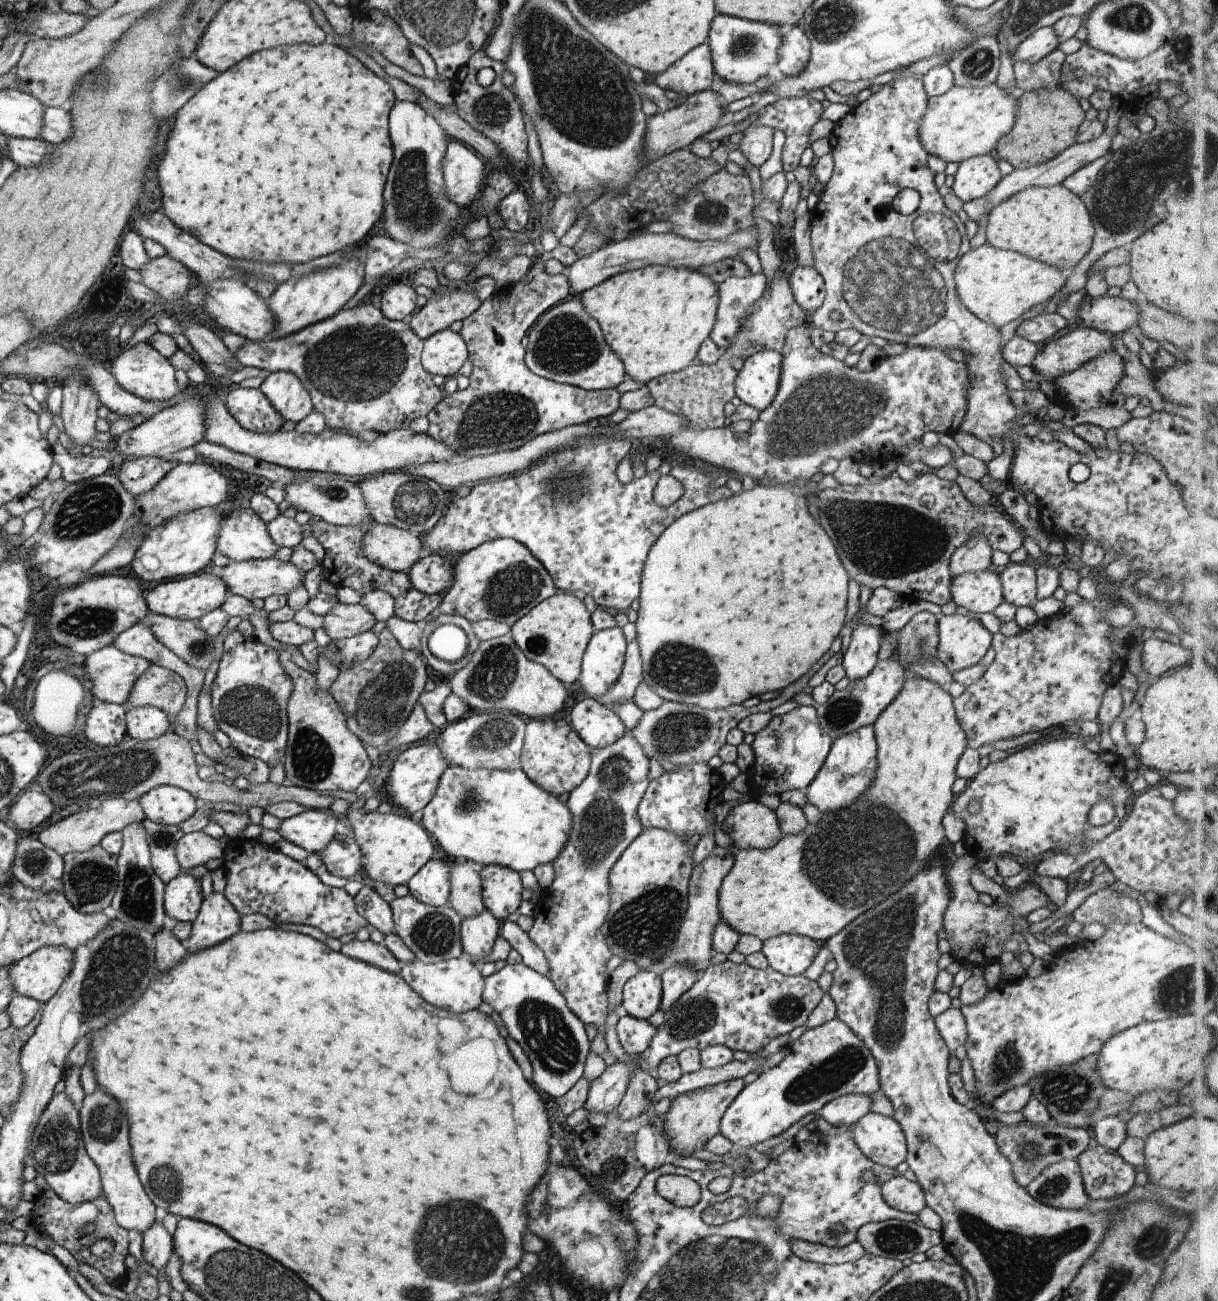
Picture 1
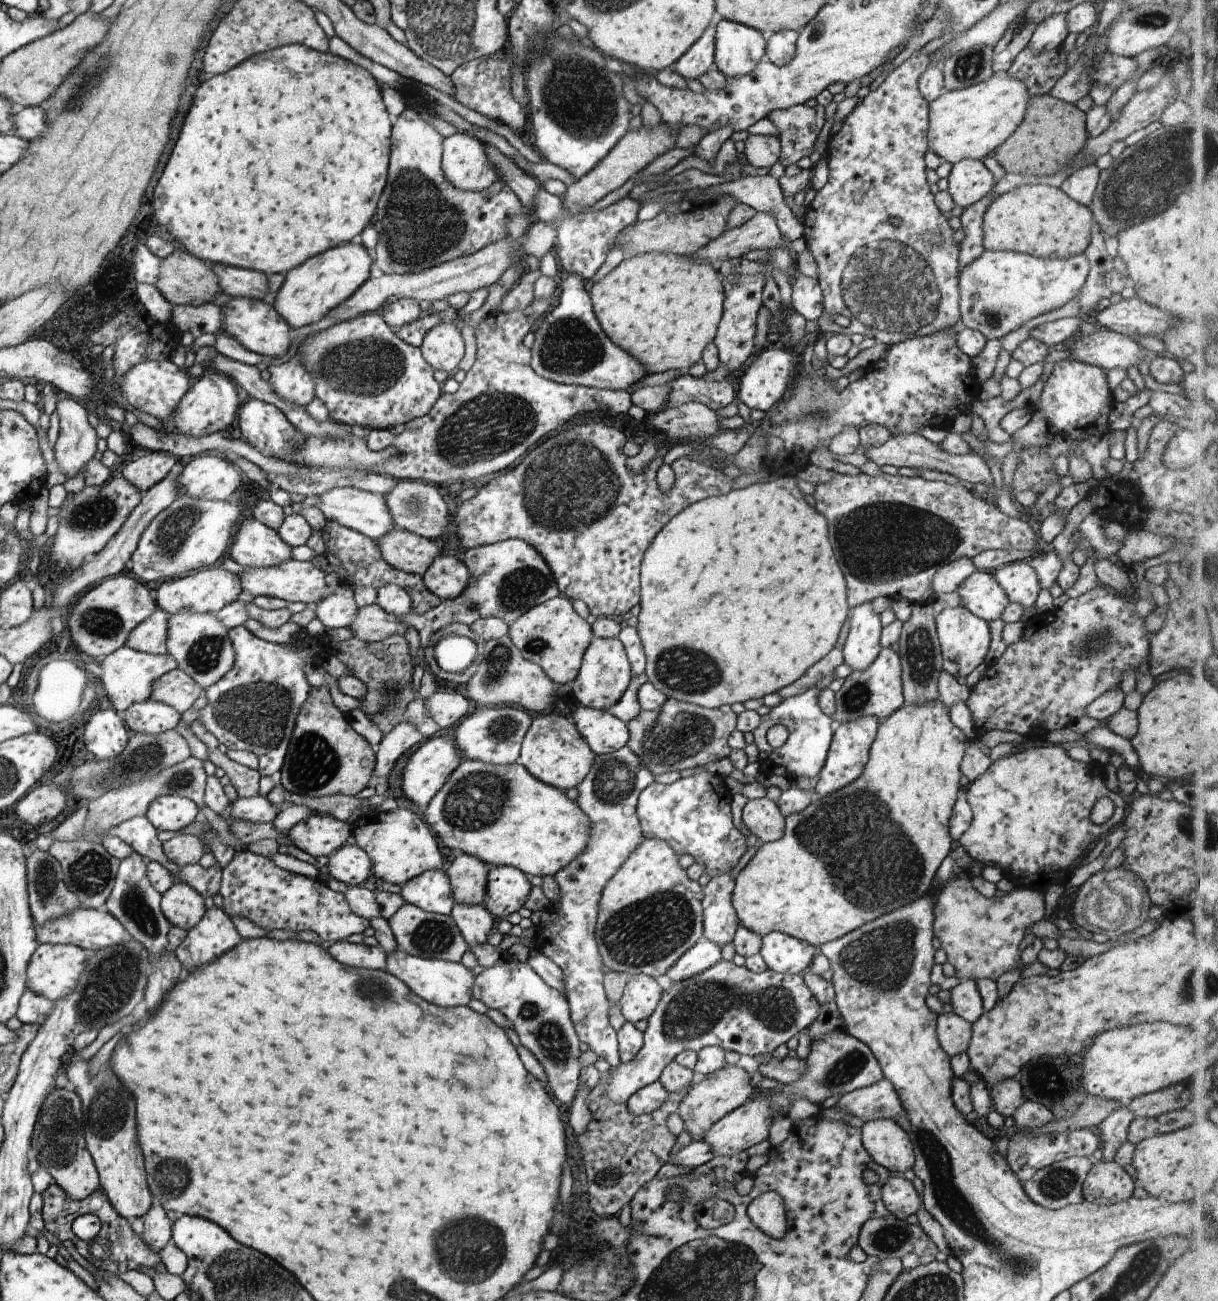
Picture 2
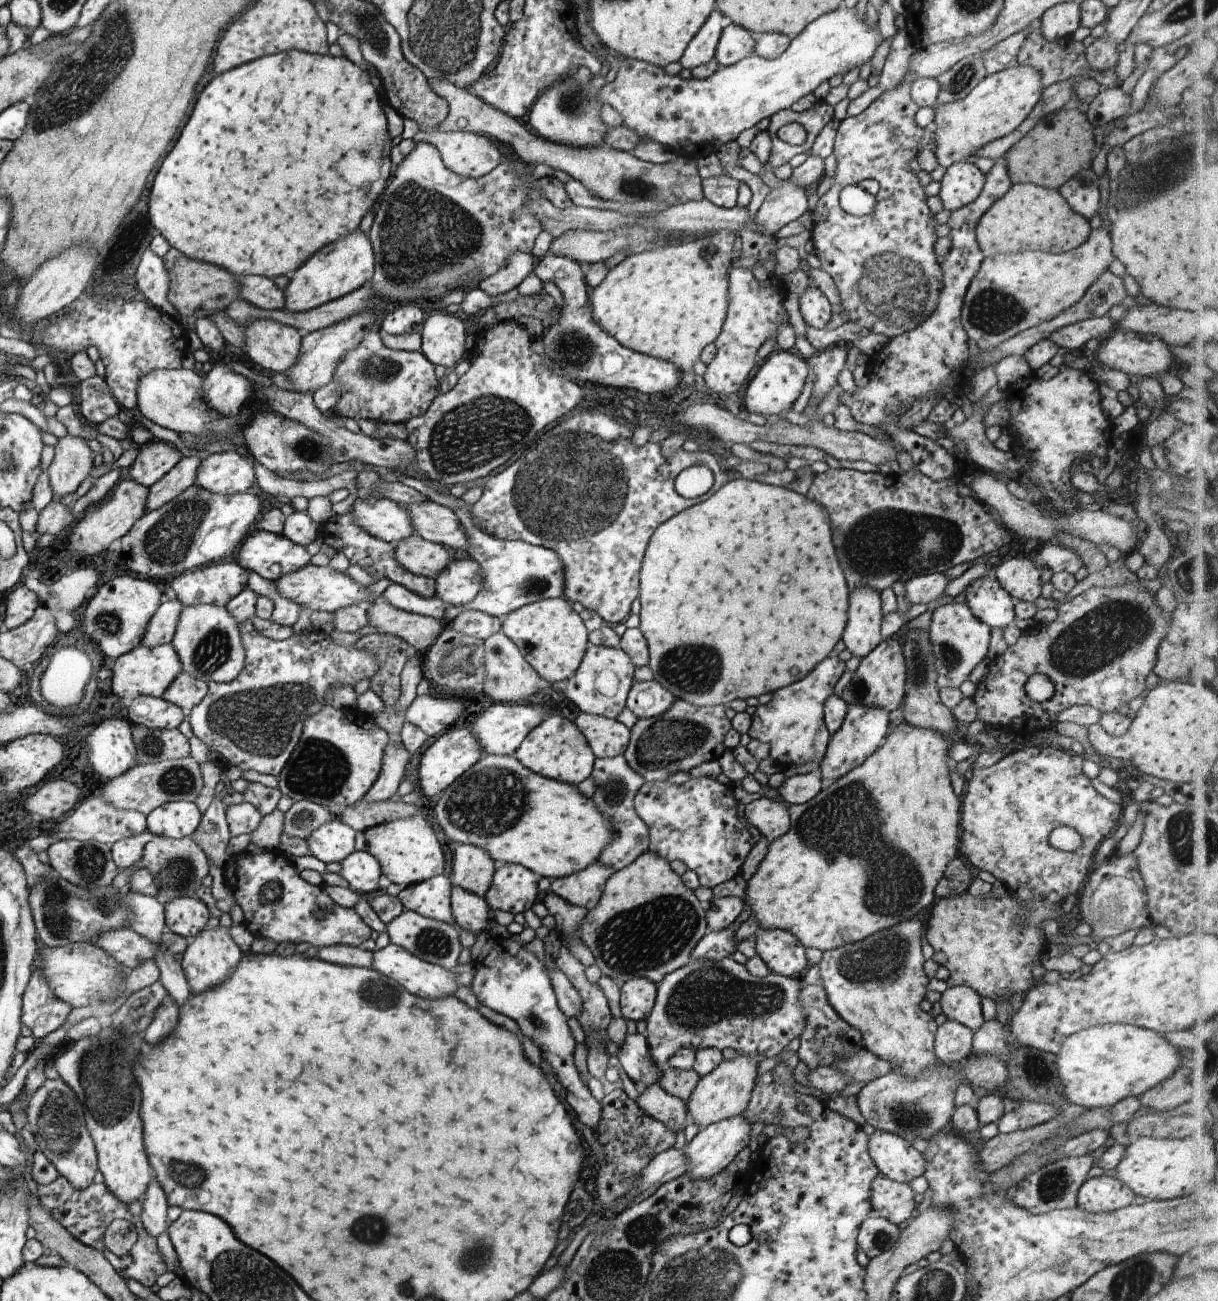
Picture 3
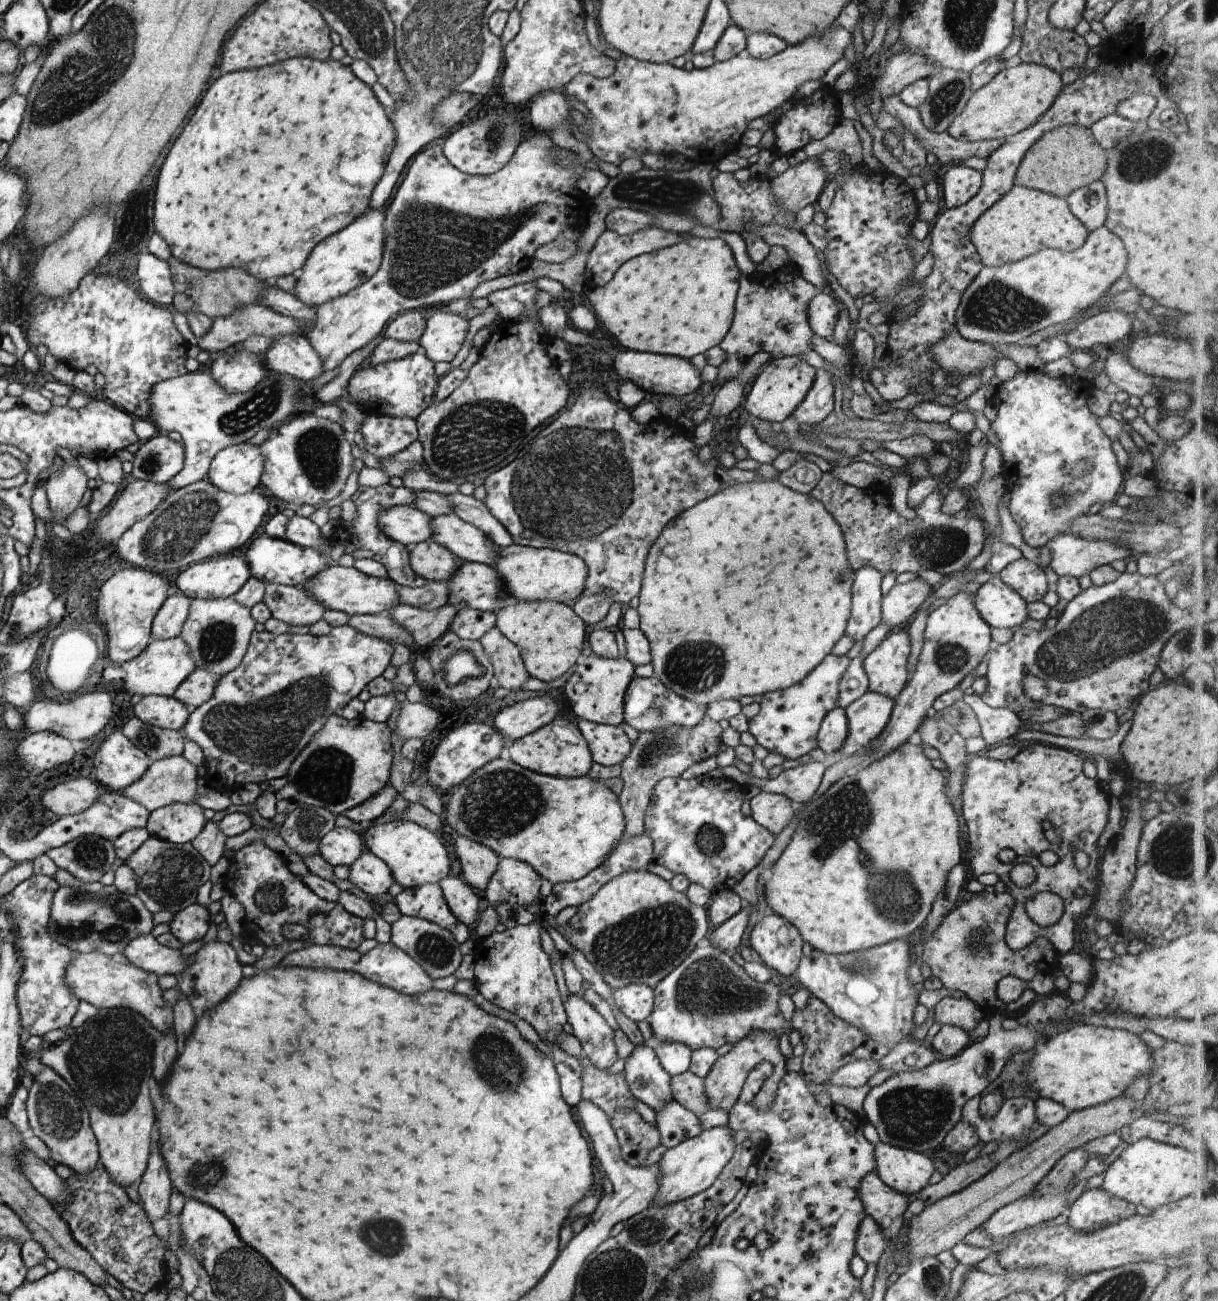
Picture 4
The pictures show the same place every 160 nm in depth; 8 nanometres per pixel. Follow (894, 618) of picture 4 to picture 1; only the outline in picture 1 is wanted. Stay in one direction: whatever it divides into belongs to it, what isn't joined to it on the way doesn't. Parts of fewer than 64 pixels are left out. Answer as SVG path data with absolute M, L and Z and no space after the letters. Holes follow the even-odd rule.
M980 535L970 537L961 544L949 558L949 576L964 574L965 572L983 571L991 568L993 563L993 548Z

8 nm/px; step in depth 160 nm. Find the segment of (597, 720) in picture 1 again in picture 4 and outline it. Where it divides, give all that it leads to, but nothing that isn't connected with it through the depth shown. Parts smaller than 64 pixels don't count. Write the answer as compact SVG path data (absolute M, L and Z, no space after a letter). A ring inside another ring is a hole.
M584 719L577 721L577 725L586 739L593 762L614 766L630 754L632 742L621 726L596 724Z

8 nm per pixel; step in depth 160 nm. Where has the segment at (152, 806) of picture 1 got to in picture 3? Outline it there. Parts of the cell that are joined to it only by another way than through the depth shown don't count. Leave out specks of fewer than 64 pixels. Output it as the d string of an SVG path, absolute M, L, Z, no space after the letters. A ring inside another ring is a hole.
M168 801L146 815L147 830L155 835L181 839L194 834L199 828L202 816L196 803Z

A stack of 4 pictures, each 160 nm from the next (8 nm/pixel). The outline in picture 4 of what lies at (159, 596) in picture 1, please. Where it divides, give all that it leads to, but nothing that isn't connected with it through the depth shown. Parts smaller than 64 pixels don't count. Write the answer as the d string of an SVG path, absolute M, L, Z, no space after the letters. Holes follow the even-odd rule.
M228 553L191 565L176 578L176 586L192 600L223 599L238 593L251 577L247 560Z

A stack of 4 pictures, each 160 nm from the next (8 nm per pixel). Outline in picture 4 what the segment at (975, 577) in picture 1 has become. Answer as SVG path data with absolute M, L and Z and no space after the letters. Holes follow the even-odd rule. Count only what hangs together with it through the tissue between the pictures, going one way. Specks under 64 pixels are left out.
M997 575L974 594L976 610L992 629L1018 628L1027 619L1027 602Z

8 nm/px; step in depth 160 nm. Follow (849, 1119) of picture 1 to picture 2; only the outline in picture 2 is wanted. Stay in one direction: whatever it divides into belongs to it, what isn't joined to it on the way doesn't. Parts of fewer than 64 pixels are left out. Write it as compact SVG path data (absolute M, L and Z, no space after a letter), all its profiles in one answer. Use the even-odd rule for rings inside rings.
M885 1078L876 1084L843 1094L834 1106L845 1115L860 1118L864 1122L892 1119L896 1115L907 1116L898 1093Z

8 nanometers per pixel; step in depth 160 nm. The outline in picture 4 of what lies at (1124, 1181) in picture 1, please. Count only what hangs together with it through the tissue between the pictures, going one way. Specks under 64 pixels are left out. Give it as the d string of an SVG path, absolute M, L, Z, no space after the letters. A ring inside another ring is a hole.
M1102 1187L1085 1190L1068 1206L1068 1221L1074 1230L1093 1231L1136 1213L1136 1205L1113 1197Z

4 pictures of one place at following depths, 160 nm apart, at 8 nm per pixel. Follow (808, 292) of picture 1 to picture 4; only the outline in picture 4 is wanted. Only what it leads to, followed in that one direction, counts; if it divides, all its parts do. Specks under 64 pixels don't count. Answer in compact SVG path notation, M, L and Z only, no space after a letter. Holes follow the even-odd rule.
M817 292L807 306L808 322L822 338L832 338L838 322L839 302L826 292Z

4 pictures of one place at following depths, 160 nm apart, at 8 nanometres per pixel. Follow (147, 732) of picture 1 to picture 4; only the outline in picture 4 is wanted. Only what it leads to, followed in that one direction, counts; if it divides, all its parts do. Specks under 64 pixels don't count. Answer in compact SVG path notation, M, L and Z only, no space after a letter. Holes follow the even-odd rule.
M144 695L133 710L135 716L146 724L179 731L187 724L191 709L173 696Z

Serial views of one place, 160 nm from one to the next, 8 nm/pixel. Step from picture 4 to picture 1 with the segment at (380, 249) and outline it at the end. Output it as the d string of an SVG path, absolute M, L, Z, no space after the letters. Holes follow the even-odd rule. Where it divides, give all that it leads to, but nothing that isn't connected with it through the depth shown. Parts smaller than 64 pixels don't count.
M343 259L323 271L318 271L308 276L290 279L277 286L277 289L267 299L267 305L275 318L275 327L271 337L282 338L298 333L307 326L322 322L334 317L344 308L344 304L358 292L358 288L364 283L364 274L358 278L356 268L358 264L364 266L360 259Z

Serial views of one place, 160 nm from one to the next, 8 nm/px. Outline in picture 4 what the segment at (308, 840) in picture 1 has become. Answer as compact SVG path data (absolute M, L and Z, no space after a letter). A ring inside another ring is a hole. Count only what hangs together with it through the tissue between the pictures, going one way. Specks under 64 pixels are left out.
M334 827L320 841L318 853L332 866L350 866L366 850L362 837L352 829Z

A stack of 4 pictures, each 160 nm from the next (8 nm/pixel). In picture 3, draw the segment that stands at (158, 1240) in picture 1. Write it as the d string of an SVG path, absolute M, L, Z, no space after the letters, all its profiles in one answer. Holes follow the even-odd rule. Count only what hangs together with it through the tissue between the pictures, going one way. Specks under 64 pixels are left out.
M152 1180L143 1200L143 1211L140 1217L147 1233L154 1238L158 1239L168 1230L166 1210L168 1210L167 1195L161 1184Z

